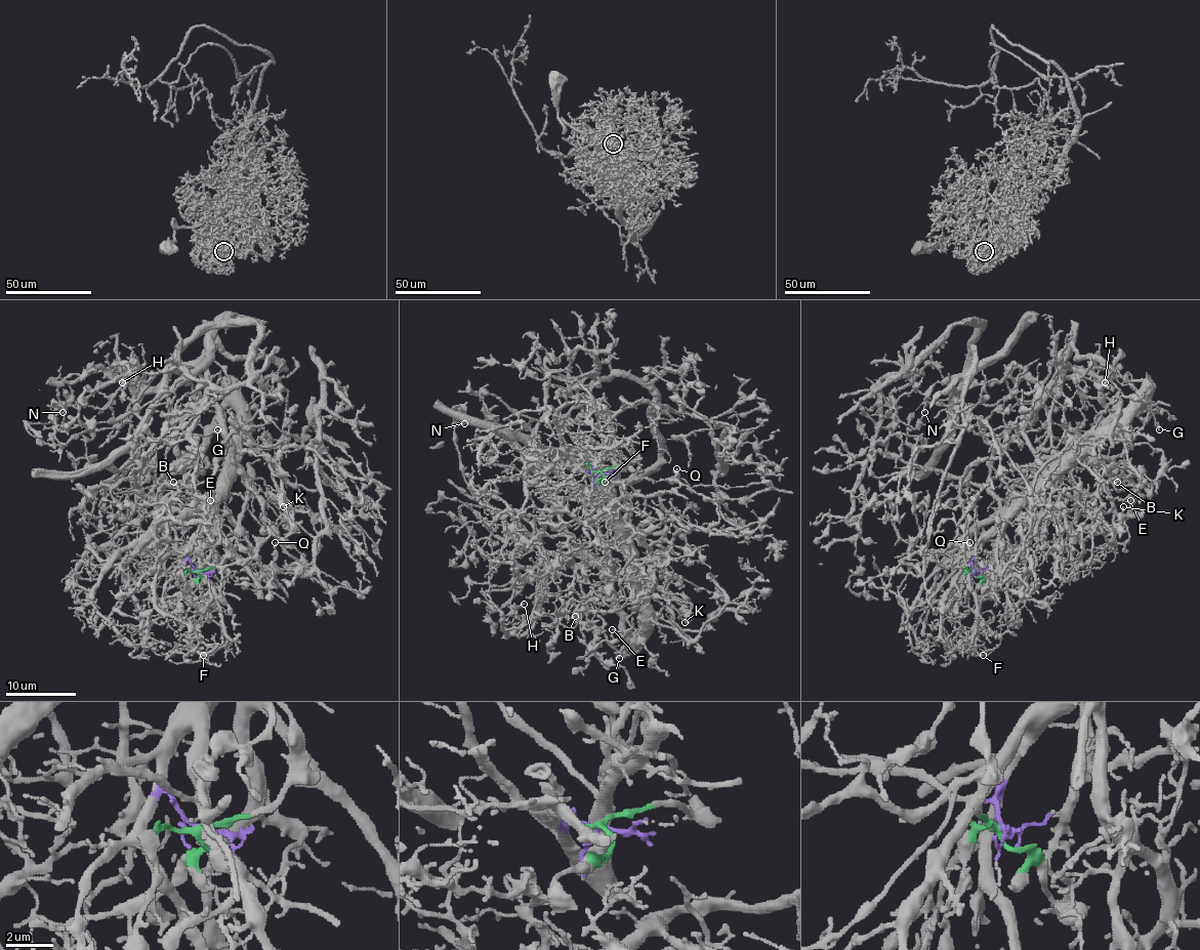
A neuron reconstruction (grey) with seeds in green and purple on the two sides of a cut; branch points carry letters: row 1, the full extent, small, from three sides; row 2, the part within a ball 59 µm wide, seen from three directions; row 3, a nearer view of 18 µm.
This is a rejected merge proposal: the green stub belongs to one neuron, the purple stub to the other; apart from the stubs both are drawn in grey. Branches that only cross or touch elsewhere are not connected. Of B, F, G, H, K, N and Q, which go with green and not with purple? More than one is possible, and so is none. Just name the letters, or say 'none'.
H, K, N, Q

